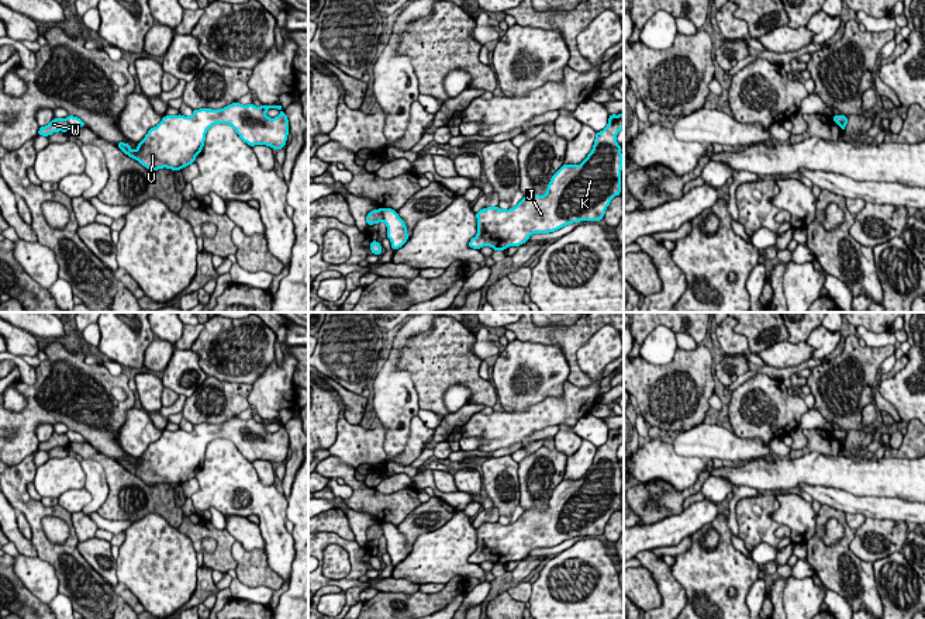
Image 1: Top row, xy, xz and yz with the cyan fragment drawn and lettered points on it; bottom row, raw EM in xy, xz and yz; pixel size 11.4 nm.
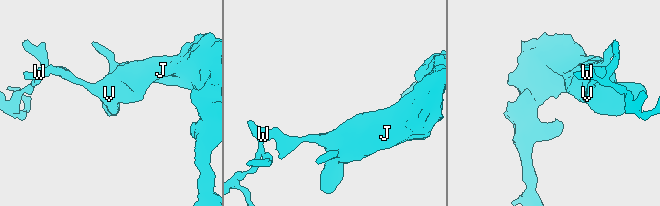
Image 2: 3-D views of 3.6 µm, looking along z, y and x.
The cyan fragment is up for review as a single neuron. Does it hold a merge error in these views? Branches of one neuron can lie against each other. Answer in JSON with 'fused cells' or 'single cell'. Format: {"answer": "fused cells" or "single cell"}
{"answer": "fused cells"}

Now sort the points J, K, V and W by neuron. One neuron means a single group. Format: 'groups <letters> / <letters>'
groups J K V / W

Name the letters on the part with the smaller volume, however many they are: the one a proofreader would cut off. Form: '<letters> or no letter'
W

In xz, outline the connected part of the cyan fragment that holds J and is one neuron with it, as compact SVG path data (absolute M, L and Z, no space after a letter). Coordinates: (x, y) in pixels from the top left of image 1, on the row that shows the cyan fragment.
M611 114L607 127L596 132L594 145L587 158L580 165L562 165L552 176L545 196L527 194L510 210L486 207L476 212L477 234L467 246L472 249L491 246L493 250L505 250L510 246L521 246L534 234L555 232L580 221L601 221L611 200L621 196L622 152L617 135L622 128L624 114Z

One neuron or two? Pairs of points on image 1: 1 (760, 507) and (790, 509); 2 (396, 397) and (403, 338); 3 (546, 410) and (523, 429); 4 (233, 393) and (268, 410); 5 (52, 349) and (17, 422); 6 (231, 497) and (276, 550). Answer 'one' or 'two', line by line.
1: two
2: one
3: one
4: two
5: one
6: one

